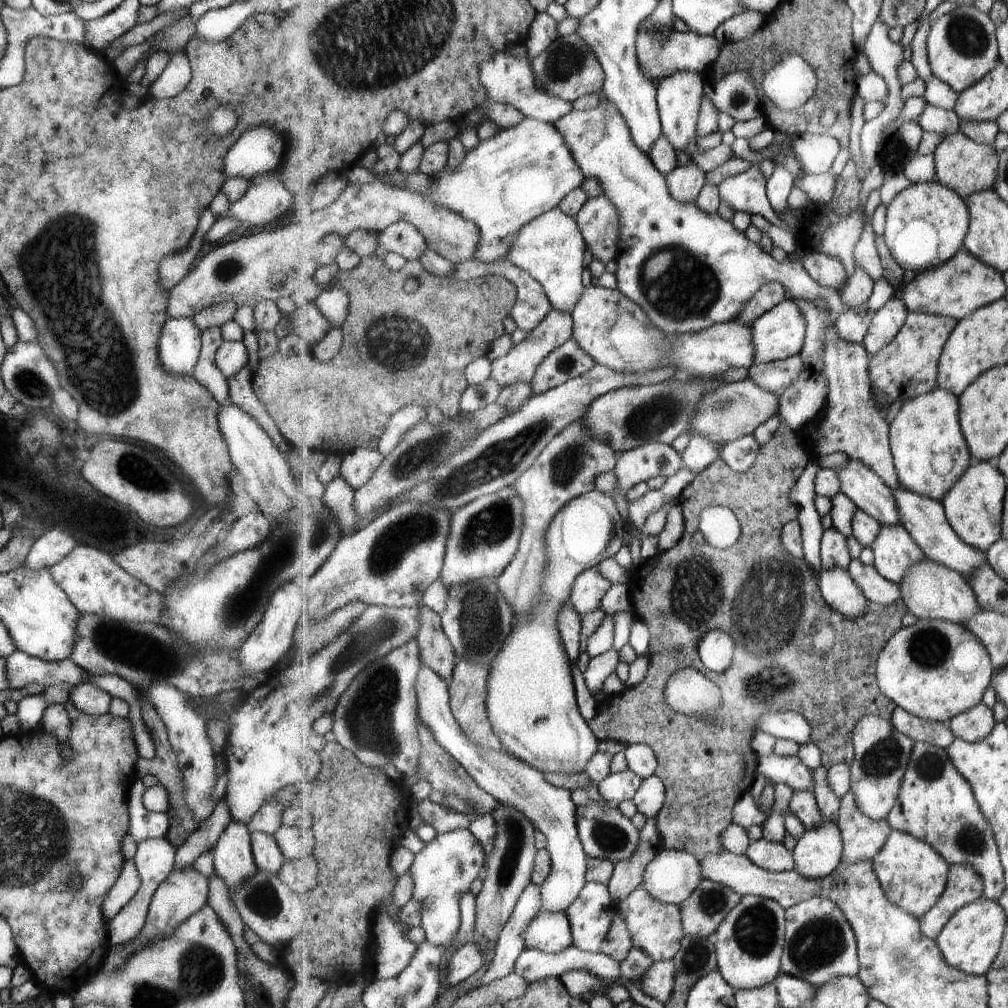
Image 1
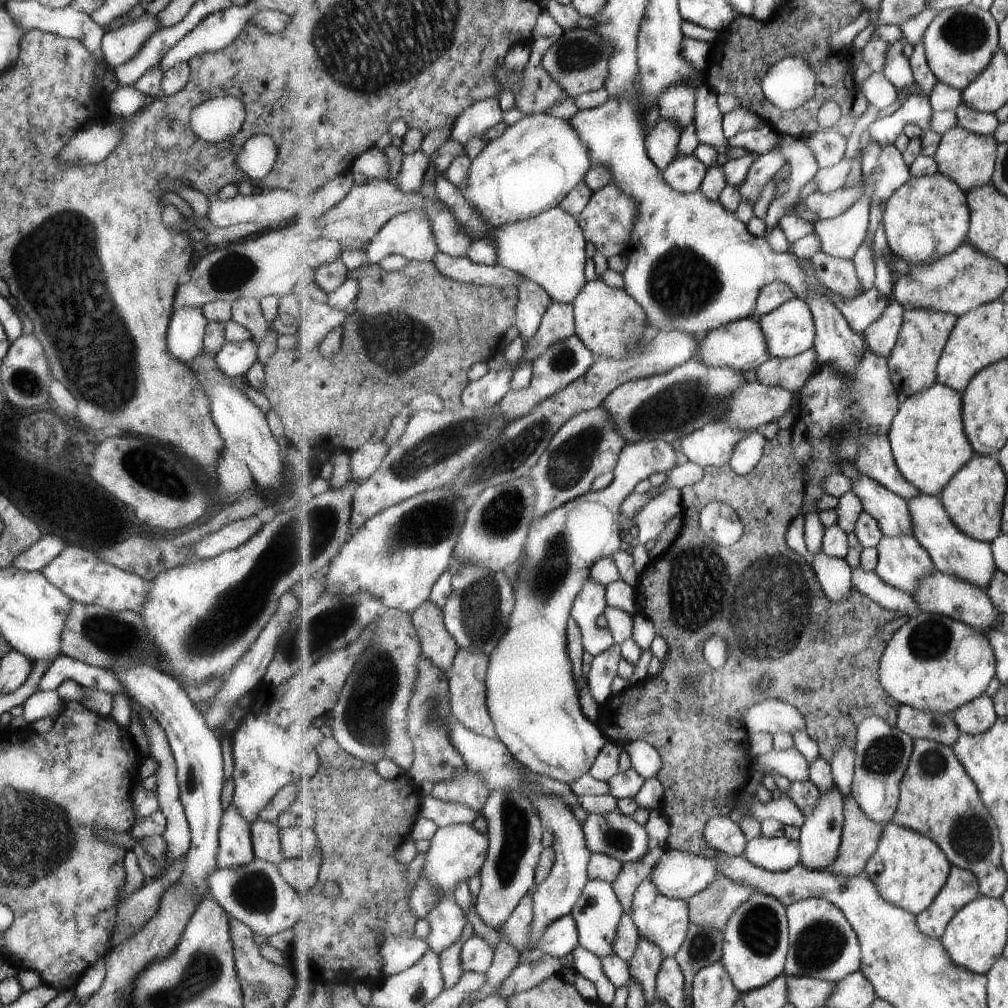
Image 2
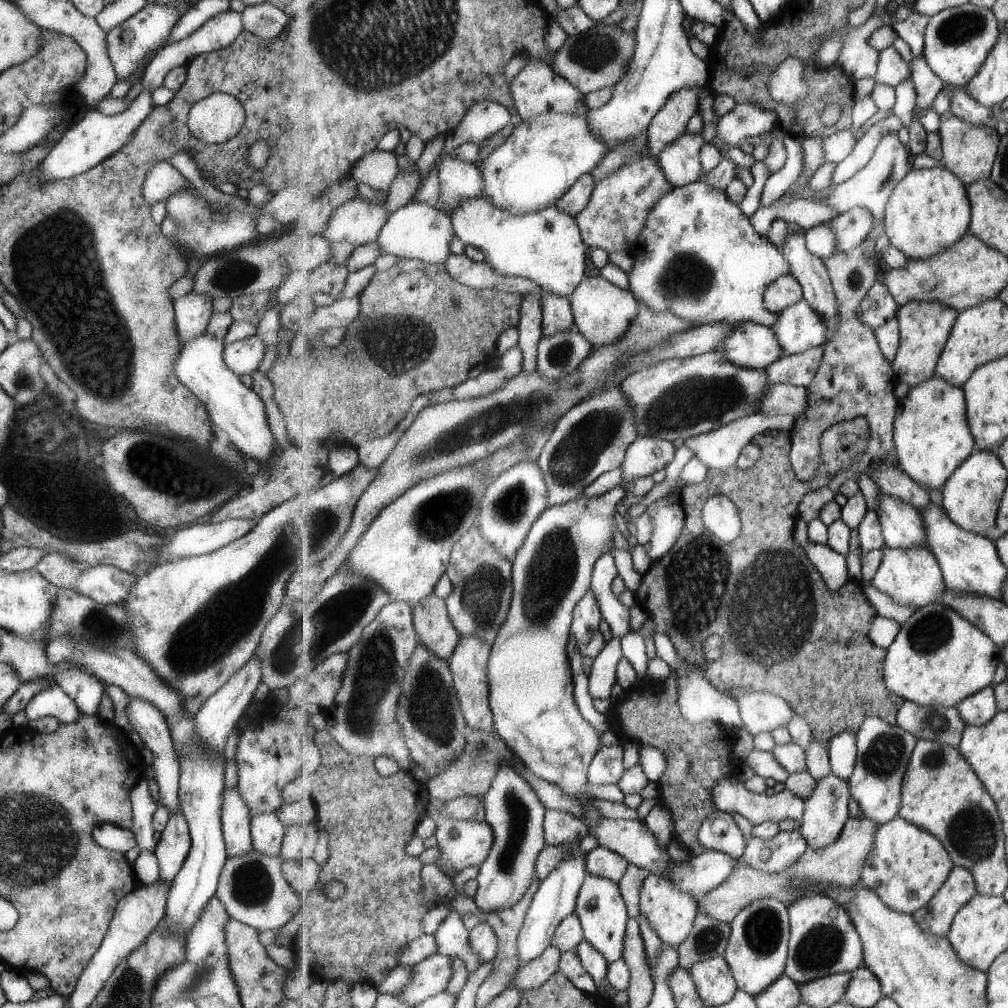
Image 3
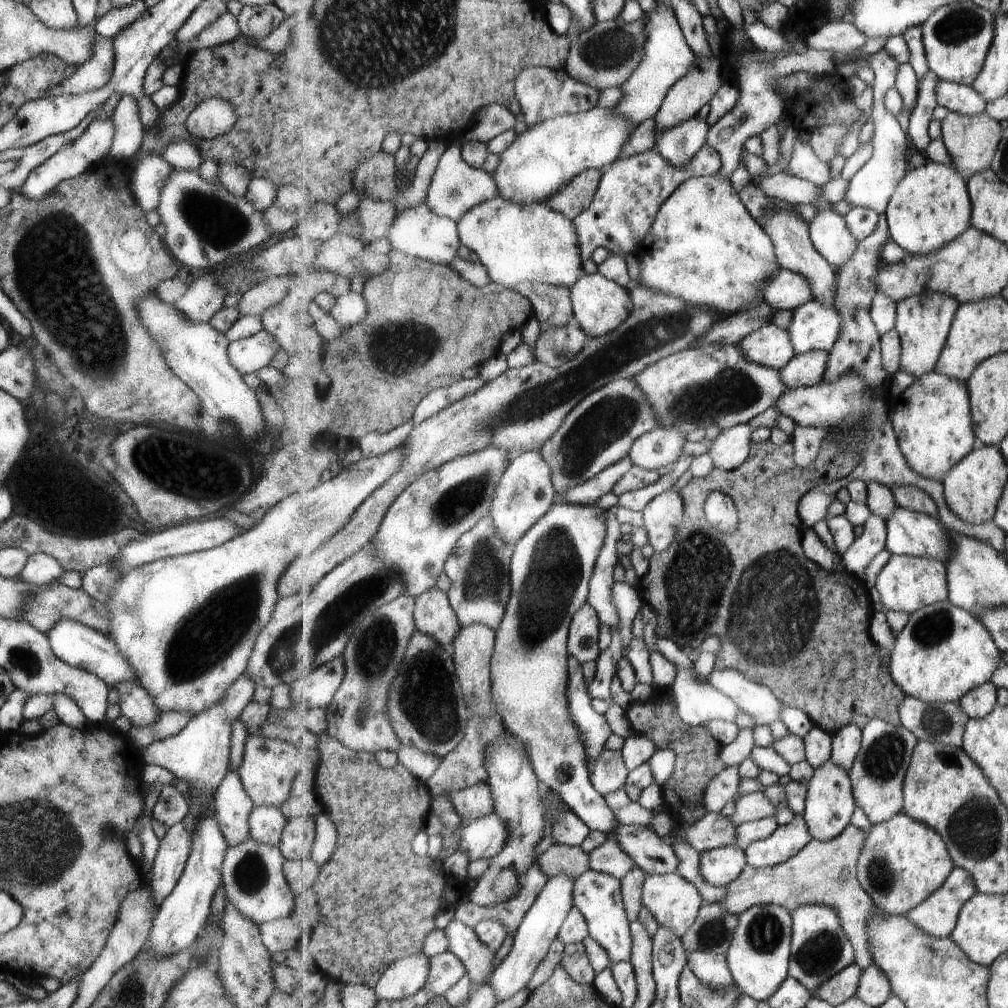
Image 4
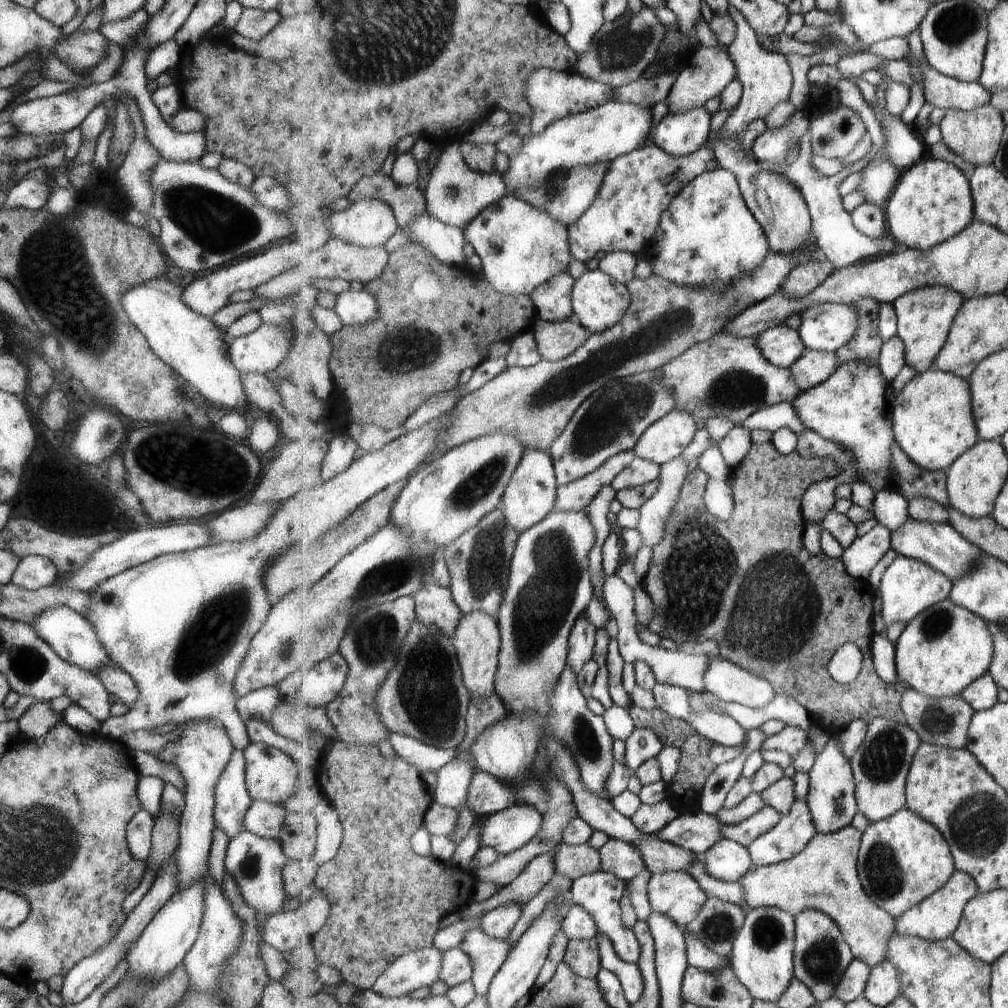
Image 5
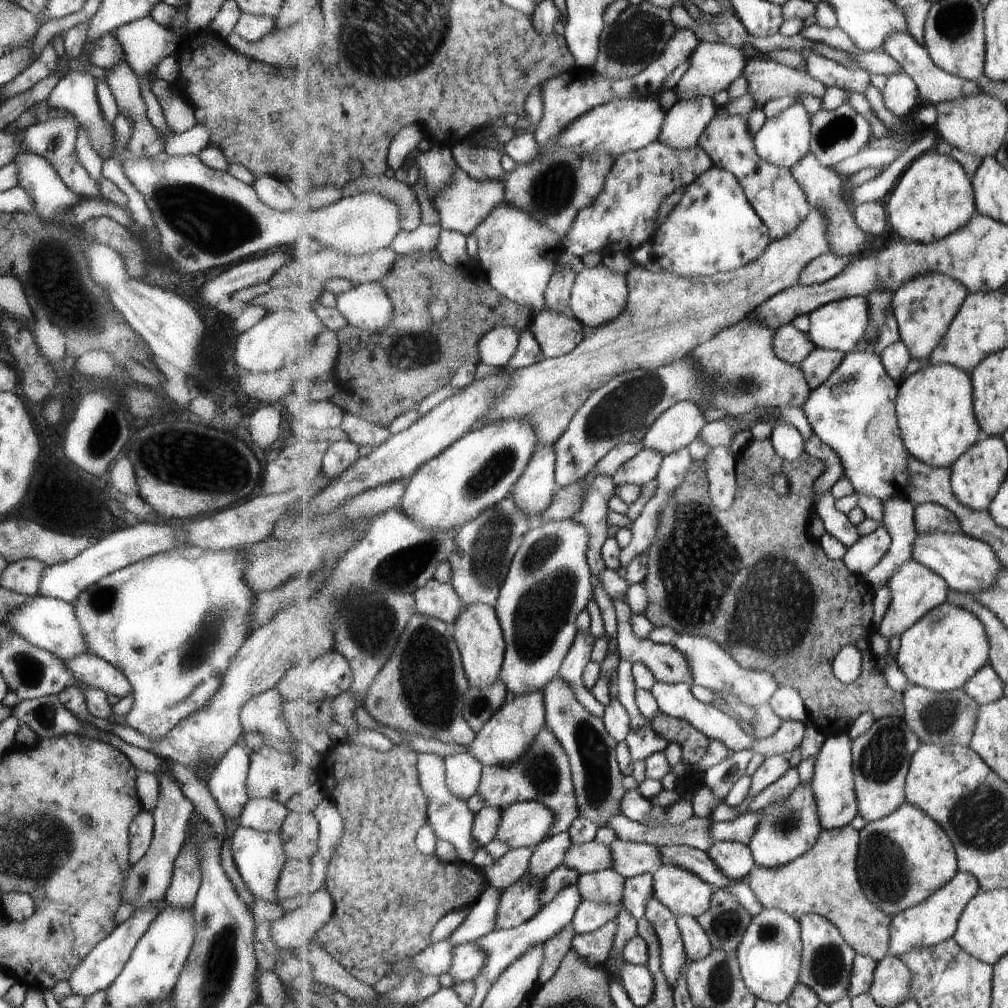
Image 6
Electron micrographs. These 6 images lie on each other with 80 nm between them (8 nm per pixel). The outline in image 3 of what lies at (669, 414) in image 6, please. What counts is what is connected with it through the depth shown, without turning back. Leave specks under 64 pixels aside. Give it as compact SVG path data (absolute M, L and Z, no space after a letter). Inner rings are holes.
M641 436L638 440L628 449L628 455L625 458L623 466L623 480L621 484L617 486L609 494L603 494L603 496L597 496L597 498L589 498L582 496L579 499L567 502L567 504L553 505L544 512L544 515L537 520L536 524L533 524L532 531L529 532L528 539L519 550L517 550L517 556L512 561L512 580L513 580L513 597L512 607L509 608L508 619L505 620L504 627L501 628L495 643L492 645L492 652L490 655L490 662L488 667L488 678L489 687L491 692L490 705L496 721L496 732L509 744L509 748L516 755L516 757L528 767L537 777L545 780L546 782L555 784L563 794L566 796L572 796L579 801L579 809L582 812L583 818L587 821L587 825L597 826L601 824L601 820L605 820L605 816L597 810L597 806L591 802L591 800L597 800L593 796L589 796L587 792L587 784L589 783L588 774L593 763L596 759L597 754L602 750L601 747L601 734L593 728L592 724L589 724L583 716L581 716L580 709L577 708L576 697L574 696L575 684L573 684L573 672L571 672L571 662L569 662L569 656L567 656L567 644L571 638L572 621L574 618L574 611L577 604L580 604L581 600L587 596L589 588L591 588L591 574L593 574L593 566L595 562L599 561L611 548L613 548L615 542L615 535L618 534L618 509L625 500L625 496L628 496L627 490L625 490L625 484L631 482L631 480L637 480L637 478L646 478L652 476L656 471L664 470L675 460L675 446L673 442L669 440L662 440L657 436Z

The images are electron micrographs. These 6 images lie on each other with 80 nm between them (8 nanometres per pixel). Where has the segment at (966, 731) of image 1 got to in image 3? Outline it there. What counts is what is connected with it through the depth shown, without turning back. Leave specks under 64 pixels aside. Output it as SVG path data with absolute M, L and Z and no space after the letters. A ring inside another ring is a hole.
M990 686L983 688L981 692L969 696L969 699L963 700L956 707L967 725L985 726L997 716L999 710L997 709L997 700L995 700L993 689Z

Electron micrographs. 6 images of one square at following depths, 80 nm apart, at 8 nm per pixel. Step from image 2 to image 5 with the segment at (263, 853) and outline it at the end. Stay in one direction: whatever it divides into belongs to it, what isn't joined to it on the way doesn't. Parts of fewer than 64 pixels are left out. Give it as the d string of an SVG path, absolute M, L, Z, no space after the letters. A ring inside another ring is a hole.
M251 800L243 816L243 829L262 838L276 839L286 811L279 804Z

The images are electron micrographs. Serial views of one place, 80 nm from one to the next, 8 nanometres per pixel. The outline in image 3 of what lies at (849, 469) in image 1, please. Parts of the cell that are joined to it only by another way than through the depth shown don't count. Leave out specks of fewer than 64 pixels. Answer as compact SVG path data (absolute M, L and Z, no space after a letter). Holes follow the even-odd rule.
M881 492L879 508L874 512L879 514L886 546L889 548L928 548L928 525L924 514L911 504Z

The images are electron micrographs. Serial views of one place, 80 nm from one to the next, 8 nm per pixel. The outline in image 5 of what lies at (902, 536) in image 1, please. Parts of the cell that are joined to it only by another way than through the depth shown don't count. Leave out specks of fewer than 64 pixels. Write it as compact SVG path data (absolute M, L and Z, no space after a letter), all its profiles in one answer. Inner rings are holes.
M899 555L893 564L887 568L883 580L881 580L880 590L881 596L883 596L881 614L885 628L889 628L893 622L908 624L921 615L921 612L925 612L927 608L950 599L952 586L952 581L944 573L931 568L929 564Z

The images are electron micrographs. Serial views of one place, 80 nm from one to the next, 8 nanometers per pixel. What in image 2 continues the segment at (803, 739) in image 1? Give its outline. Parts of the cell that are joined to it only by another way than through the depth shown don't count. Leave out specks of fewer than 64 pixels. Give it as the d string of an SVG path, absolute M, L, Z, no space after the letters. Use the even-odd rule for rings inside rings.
M767 698L759 704L753 704L741 716L749 734L793 735L807 729L807 722L797 708L775 698Z

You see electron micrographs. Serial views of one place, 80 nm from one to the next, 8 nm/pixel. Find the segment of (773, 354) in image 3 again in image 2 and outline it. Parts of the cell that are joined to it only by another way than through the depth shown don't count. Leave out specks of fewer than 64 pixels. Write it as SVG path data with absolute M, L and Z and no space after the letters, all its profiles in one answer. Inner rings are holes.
M745 319L723 328L717 328L701 336L698 360L705 366L727 366L729 369L754 372L771 360L767 350L767 336L761 324L754 319Z

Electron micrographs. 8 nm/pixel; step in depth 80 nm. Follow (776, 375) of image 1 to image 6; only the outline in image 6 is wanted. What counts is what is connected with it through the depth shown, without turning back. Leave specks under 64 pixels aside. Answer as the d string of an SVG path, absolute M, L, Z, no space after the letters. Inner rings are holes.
M818 348L805 362L799 364L801 372L805 372L805 378L812 390L817 390L830 379L847 358L847 353L840 350L826 350Z

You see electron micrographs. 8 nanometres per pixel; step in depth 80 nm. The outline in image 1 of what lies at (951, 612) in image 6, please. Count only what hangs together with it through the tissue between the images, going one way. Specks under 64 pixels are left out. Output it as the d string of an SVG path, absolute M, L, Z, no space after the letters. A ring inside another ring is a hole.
M920 620L917 624L902 627L887 647L881 652L877 664L877 681L881 691L891 698L897 707L907 710L924 720L950 722L955 716L968 712L985 698L987 688L992 685L996 671L992 657L985 644L963 624L945 620Z

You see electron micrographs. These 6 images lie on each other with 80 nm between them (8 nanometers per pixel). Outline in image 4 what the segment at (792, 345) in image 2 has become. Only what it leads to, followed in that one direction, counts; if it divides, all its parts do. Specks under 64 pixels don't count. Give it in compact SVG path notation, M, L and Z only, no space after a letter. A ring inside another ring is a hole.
M811 300L792 311L791 323L786 330L793 340L793 348L797 350L797 355L810 351L831 352L841 337L843 323L844 319L836 304L821 304Z

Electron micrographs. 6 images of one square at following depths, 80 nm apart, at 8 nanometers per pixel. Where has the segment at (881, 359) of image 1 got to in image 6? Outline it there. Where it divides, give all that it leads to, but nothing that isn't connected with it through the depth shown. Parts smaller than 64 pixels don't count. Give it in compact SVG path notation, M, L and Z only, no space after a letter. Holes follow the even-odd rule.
M931 272L931 274L919 274L901 284L901 288L894 293L893 298L893 319L898 323L900 338L907 344L911 359L919 362L929 363L931 352L941 344L949 326L956 320L961 306L969 296L969 288L965 284L953 280L947 274Z

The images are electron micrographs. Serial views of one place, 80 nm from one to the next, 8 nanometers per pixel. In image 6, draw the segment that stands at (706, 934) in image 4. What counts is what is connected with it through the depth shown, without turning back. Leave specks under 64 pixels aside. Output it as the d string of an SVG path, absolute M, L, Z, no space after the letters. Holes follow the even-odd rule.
M717 889L709 912L697 917L697 922L709 934L714 950L735 950L753 922L753 914L735 900L727 890Z

